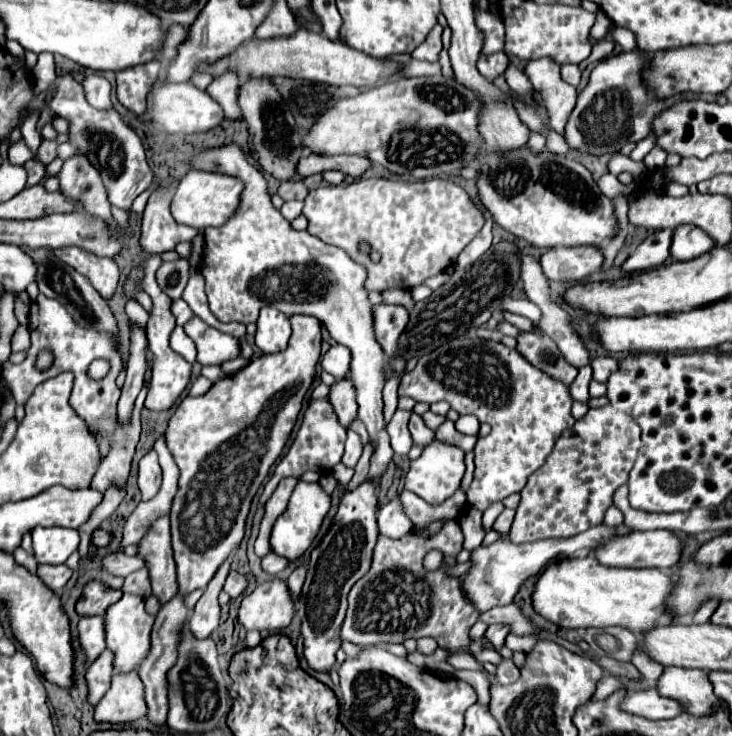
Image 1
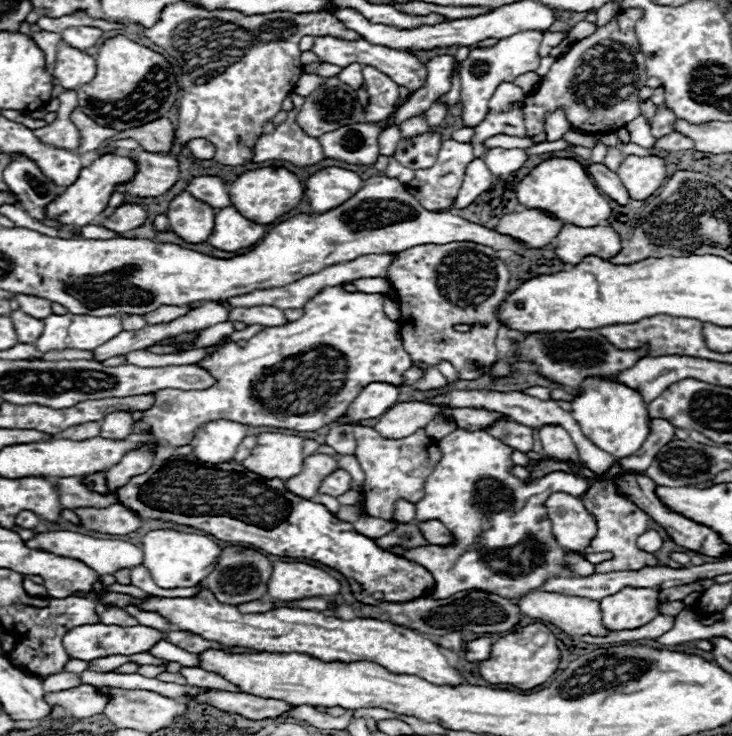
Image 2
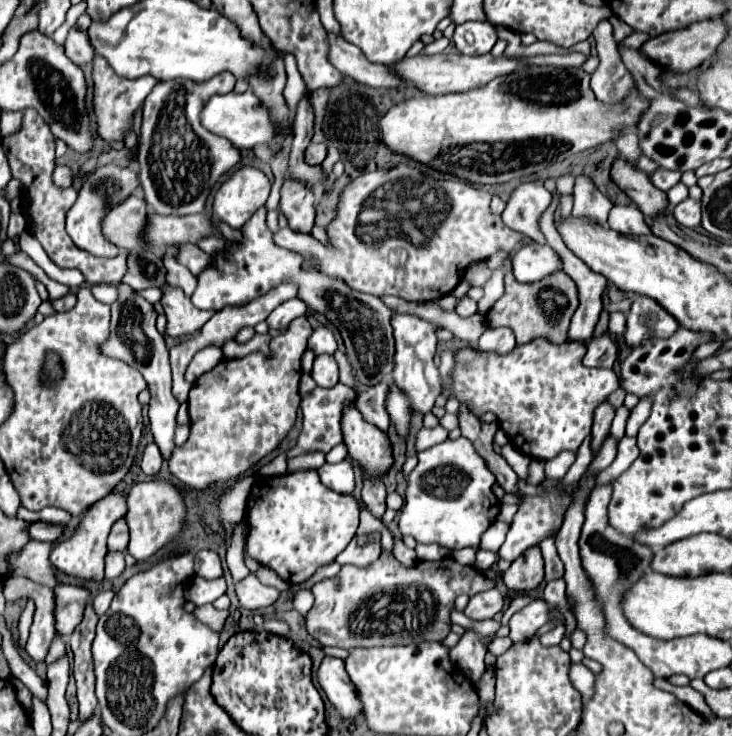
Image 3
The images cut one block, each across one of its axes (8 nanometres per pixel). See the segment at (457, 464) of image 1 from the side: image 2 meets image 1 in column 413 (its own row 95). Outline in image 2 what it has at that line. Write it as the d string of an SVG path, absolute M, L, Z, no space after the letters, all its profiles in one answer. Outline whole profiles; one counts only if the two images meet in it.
M528 30L520 32L516 36L504 38L492 48L476 48L470 52L470 56L462 62L462 68L460 68L460 82L462 82L460 98L464 104L462 120L466 126L476 126L484 120L484 116L488 112L488 98L492 98L492 94L500 82L504 82L504 80L512 82L516 76L538 68L540 42L542 42L542 32Z

